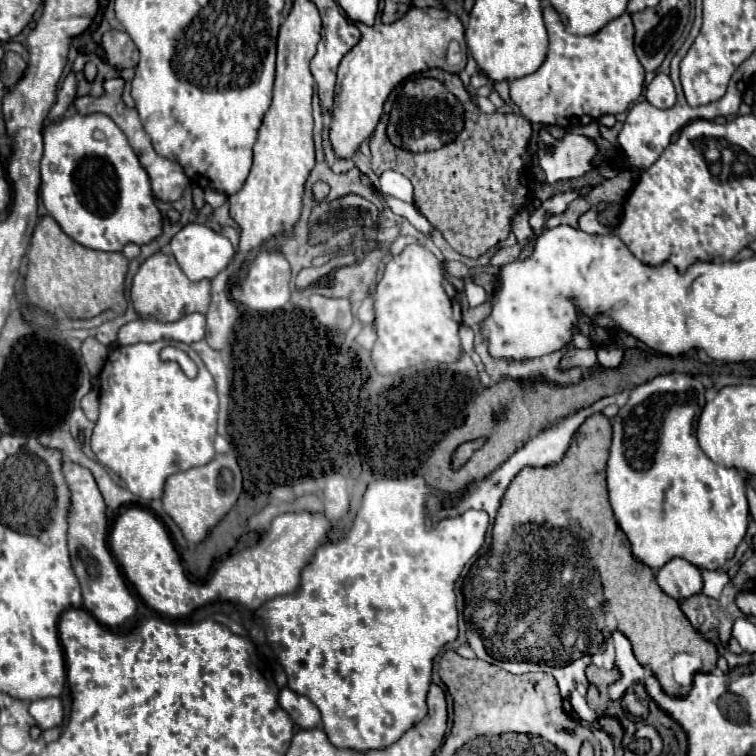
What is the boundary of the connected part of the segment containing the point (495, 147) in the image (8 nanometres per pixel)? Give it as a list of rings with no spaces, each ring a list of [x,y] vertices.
[[[430,69],[426,75],[438,79],[464,103],[464,131],[452,143],[448,143],[448,147],[440,147],[440,151],[412,155],[410,151],[400,151],[388,143],[384,131],[388,119],[380,119],[370,139],[372,171],[382,175],[386,169],[394,169],[410,179],[414,187],[414,207],[442,233],[452,249],[466,257],[480,257],[508,237],[512,217],[524,207],[524,203],[528,205],[534,195],[532,177],[528,175],[528,183],[524,179],[524,171],[528,169],[530,161],[528,141],[532,127],[522,115],[492,113],[490,135],[490,115],[478,109],[458,75],[442,69]]]

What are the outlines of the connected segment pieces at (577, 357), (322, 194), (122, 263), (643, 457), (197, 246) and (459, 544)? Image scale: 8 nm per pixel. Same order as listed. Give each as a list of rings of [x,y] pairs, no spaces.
[[[590,347],[590,349],[568,349],[560,361],[560,369],[570,369],[570,367],[582,367],[584,371],[590,371],[592,367],[598,365],[598,359],[596,359],[596,347]]]
[[[316,181],[316,183],[312,185],[312,199],[314,199],[316,203],[324,201],[324,199],[328,197],[328,193],[330,193],[330,187],[328,187],[324,181]]]
[[[44,215],[34,227],[26,259],[24,291],[28,301],[58,319],[90,319],[106,309],[112,309],[116,315],[126,313],[124,277],[128,259],[122,253],[88,249],[72,241],[50,215]]]
[[[658,375],[636,387],[628,403],[612,419],[614,437],[606,469],[610,505],[618,527],[630,541],[632,555],[654,571],[674,557],[686,559],[700,569],[716,571],[734,557],[738,543],[746,535],[748,501],[744,479],[736,469],[726,469],[708,459],[694,435],[694,423],[700,415],[700,405],[696,401],[706,401],[704,395],[706,387],[692,375]]]
[[[190,223],[174,235],[174,257],[192,281],[212,279],[234,259],[232,243],[200,223]]]
[[[408,477],[408,479],[378,479],[372,481],[364,493],[362,505],[354,517],[352,529],[340,541],[324,543],[318,551],[312,563],[302,571],[302,583],[300,589],[292,595],[274,597],[260,609],[260,617],[264,623],[266,639],[274,655],[278,657],[280,665],[284,667],[288,675],[288,687],[304,697],[308,697],[322,713],[322,725],[332,745],[344,747],[344,749],[356,749],[356,751],[368,751],[368,749],[384,749],[396,743],[404,731],[408,731],[414,723],[418,723],[426,715],[426,693],[430,687],[432,677],[432,661],[440,653],[440,647],[446,643],[452,643],[458,639],[458,609],[456,609],[456,593],[454,583],[460,577],[464,565],[478,555],[478,551],[484,545],[486,529],[488,529],[488,515],[486,511],[464,511],[462,515],[456,515],[452,519],[438,519],[432,521],[426,513],[426,501],[430,499],[432,489],[426,485],[422,477]]]

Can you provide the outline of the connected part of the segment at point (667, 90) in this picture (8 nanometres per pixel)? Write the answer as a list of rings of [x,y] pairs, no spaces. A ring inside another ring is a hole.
[[[658,73],[652,83],[646,87],[646,99],[650,105],[658,109],[670,109],[676,103],[676,91],[672,85],[672,79],[664,73]]]

